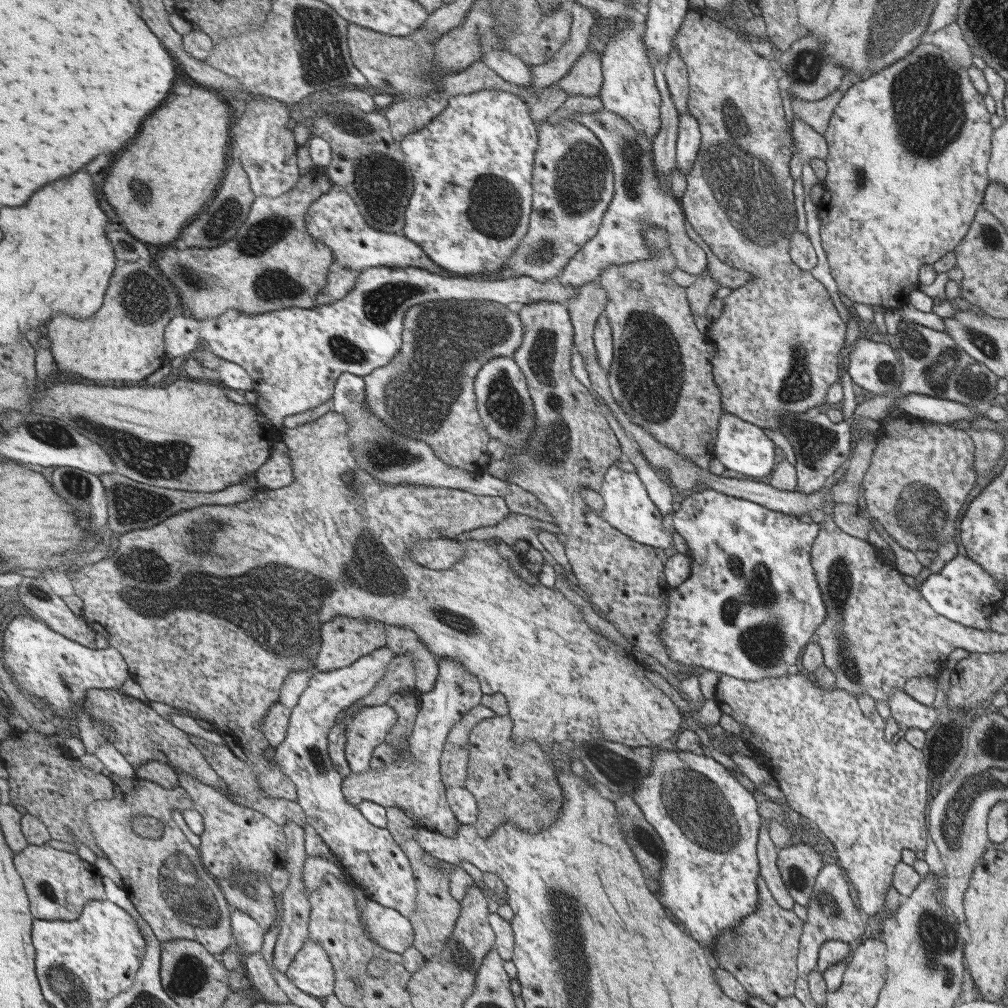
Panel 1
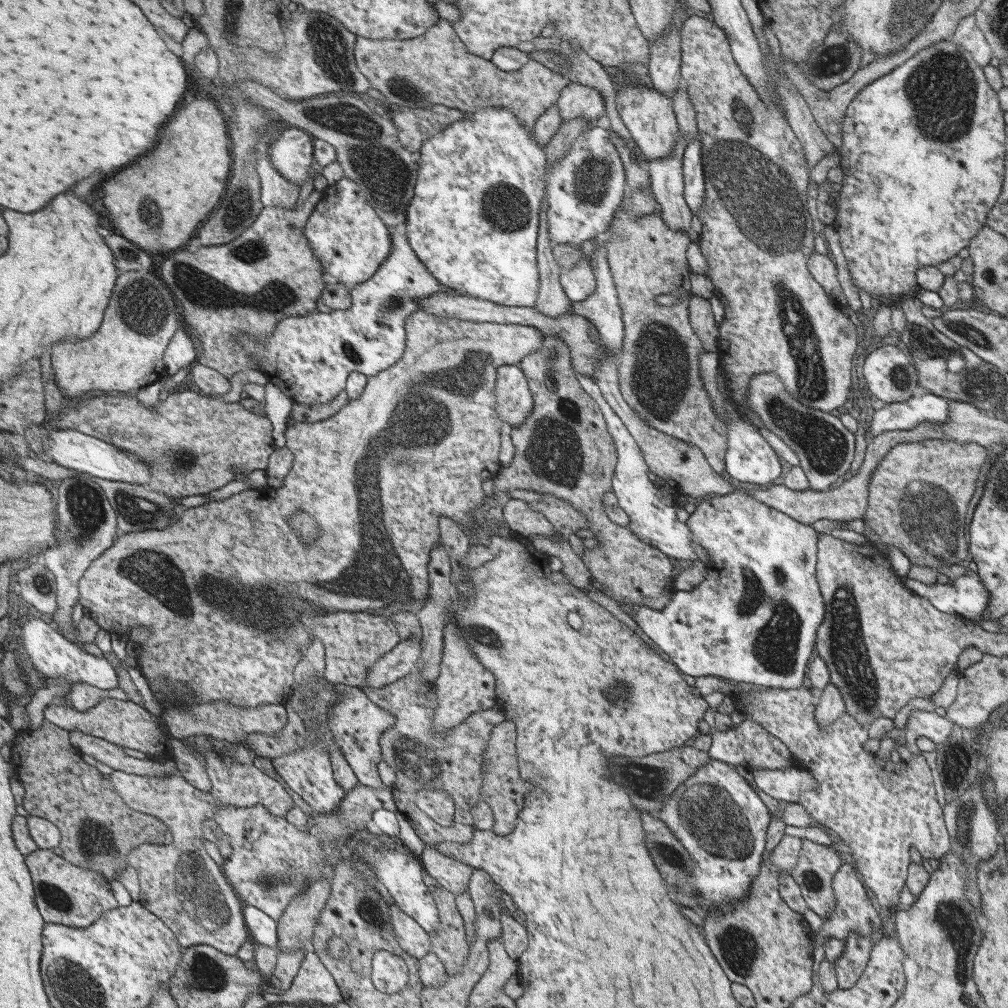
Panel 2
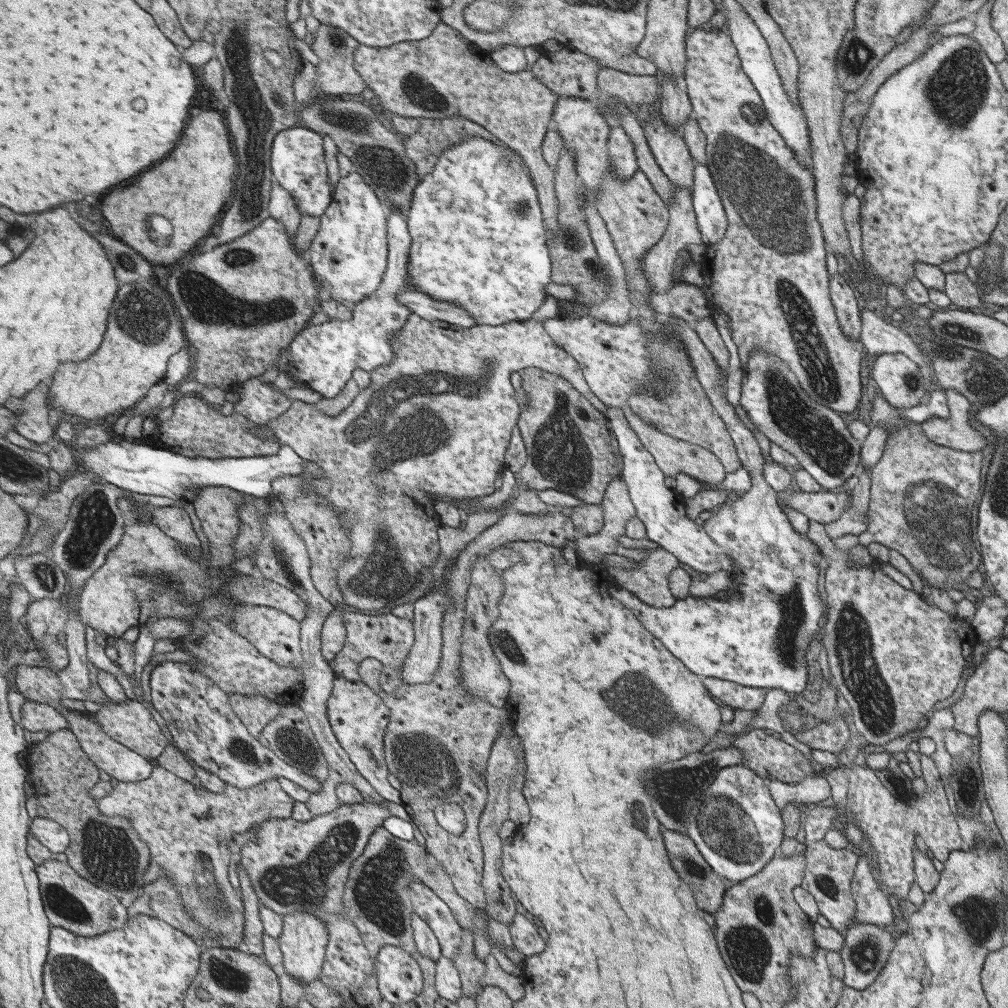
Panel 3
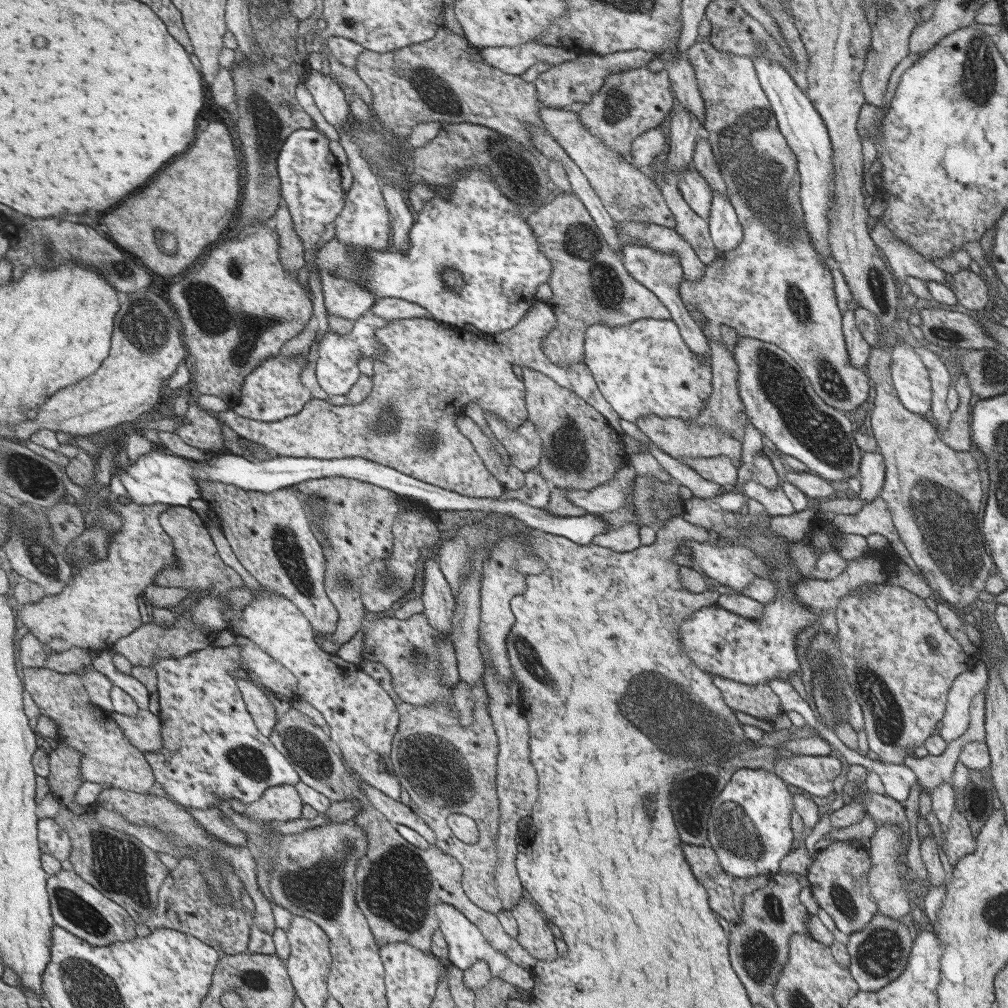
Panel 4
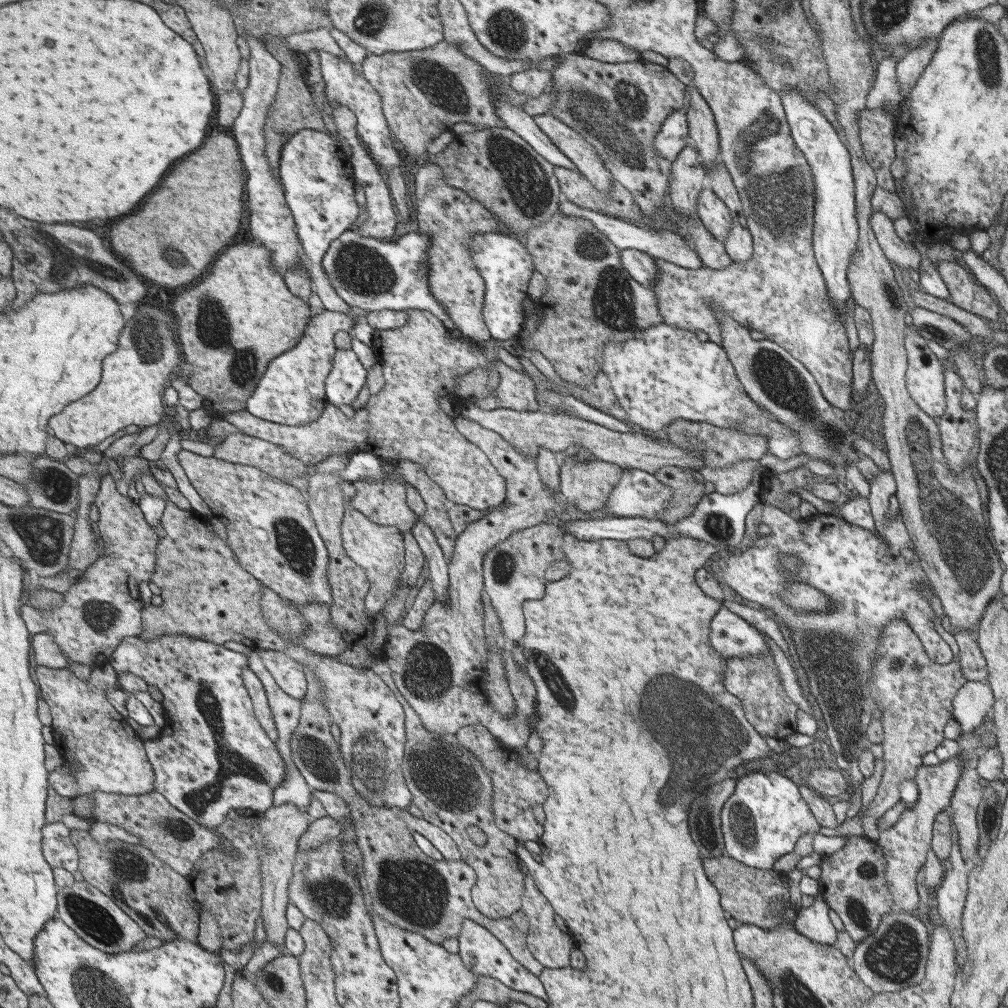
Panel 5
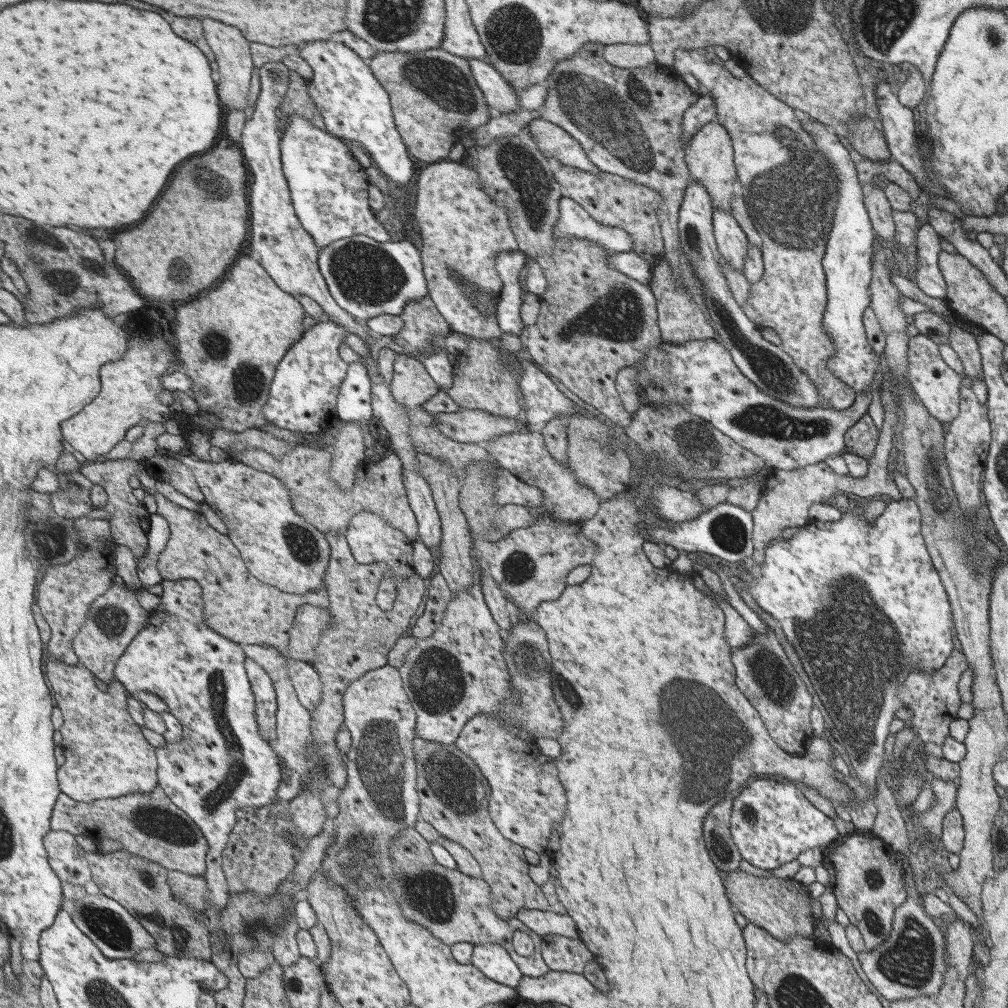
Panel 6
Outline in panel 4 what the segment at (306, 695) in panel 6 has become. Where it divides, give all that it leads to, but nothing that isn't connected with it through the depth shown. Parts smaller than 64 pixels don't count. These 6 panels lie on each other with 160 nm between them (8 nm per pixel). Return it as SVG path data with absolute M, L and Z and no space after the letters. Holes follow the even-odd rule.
M234 636L233 645L242 646L242 668L254 672L263 682L277 694L297 699L297 678L281 661L273 658L255 642L243 636Z

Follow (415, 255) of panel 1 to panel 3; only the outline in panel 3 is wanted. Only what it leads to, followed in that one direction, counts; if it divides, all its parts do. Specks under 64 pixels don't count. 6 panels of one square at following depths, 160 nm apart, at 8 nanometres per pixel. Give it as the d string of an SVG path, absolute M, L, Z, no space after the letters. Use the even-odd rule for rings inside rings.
M355 170L341 178L335 185L332 205L323 218L319 230L311 242L308 253L311 268L320 285L324 286L332 298L346 304L363 302L380 287L389 264L388 218L389 211L380 201L372 185Z

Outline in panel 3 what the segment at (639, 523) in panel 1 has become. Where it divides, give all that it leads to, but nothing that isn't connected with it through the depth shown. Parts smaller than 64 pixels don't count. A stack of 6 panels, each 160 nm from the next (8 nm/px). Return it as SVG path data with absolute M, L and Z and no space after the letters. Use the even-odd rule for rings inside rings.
M606 406L605 416L612 423L613 434L616 434L617 450L621 453L621 479L626 482L629 498L635 509L635 517L643 523L646 538L656 542L663 550L669 551L683 564L698 573L711 575L720 571L717 554L722 550L708 534L686 516L683 497L663 483L665 475L655 464L655 459L645 450L641 441L628 425L624 414L619 408Z

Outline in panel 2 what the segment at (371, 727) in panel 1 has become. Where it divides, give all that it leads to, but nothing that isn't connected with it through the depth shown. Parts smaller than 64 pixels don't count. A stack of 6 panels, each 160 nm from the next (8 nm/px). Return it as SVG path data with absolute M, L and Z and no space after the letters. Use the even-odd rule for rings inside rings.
M346 684L335 685L339 687L343 698L337 706L333 706L332 713L328 714L326 721L327 727L333 734L334 745L341 750L361 785L385 789L385 784L383 784L383 780L377 772L377 766L381 762L379 740L381 740L381 734L385 730L395 726L396 716L393 712L385 711L385 708L381 708L375 702L372 702L363 689Z

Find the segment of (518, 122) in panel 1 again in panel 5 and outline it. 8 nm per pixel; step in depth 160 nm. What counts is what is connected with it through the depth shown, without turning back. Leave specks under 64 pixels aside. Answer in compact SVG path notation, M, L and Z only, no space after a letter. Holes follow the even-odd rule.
M503 228L498 232L476 234L472 238L472 260L485 283L483 315L489 334L493 339L509 340L521 332L527 282L534 264L531 264L529 254L517 240L511 236L501 236L501 233L505 233ZM349 231L332 242L322 265L338 295L363 314L375 310L426 310L436 315L445 326L455 329L444 307L429 293L426 251L430 242L428 234L419 231L408 232L393 245Z

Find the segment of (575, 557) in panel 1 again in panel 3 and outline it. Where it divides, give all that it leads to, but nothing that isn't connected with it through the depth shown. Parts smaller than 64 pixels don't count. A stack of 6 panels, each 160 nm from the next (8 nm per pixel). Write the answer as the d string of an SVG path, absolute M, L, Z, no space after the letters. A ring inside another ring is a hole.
M439 22L432 30L431 36L421 41L401 42L385 48L361 44L356 50L356 69L365 79L368 88L376 94L376 101L380 107L387 106L393 112L401 112L401 116L417 120L443 119L458 115L488 130L497 142L517 152L521 160L524 160L523 165L527 167L527 173L531 176L531 185L536 191L545 236L552 238L553 233L559 230L559 202L556 199L554 171L543 161L540 150L543 134L551 125L552 114L559 97L556 92L545 87L540 80L535 80L529 74L529 69L505 73L496 66L486 52L480 50L476 43L469 42L458 30L444 22ZM519 78L521 78L521 102L519 100L515 102L513 100L487 100L487 98L497 98L493 96L495 90L501 90L501 92L505 90L505 94L519 94ZM537 367L521 369L518 373L523 383L524 394L527 395L527 404L521 411L516 426L521 433L527 459L520 472L515 473L516 480L523 481L536 491L558 490L576 496L585 503L599 504L607 484L615 476L619 476L619 470L622 469L617 448L609 446L613 438L609 432L609 424L605 420L606 416L601 414L601 411L594 410L588 399L585 399L571 383L555 374ZM661 547L645 549L649 556L635 569L613 566L606 574L613 586L627 590L643 604L651 607L671 607L677 600L668 587L668 578L678 568L676 555Z

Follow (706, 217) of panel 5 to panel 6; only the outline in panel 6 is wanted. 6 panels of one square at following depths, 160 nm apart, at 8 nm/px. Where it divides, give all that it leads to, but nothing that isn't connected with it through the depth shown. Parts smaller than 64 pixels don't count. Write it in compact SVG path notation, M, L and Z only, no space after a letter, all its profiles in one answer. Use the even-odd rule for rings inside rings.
M720 208L712 209L712 230L722 259L735 270L742 273L744 258L748 253L748 242L735 218Z

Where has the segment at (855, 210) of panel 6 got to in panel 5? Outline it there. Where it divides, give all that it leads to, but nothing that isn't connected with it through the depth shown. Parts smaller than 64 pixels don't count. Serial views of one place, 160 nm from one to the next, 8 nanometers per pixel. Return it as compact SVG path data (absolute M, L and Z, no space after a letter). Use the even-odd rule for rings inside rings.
M785 89L777 94L781 102L785 102L785 118L789 118L789 130L793 130L793 142L797 142L797 150L809 158L808 168L813 182L817 182L817 226L813 226L813 246L817 246L817 262L821 262L821 270L825 270L825 278L829 278L829 290L833 290L837 314L843 314L845 301L852 297L847 282L847 267L858 239L849 154L831 124L813 106L809 106L799 92Z

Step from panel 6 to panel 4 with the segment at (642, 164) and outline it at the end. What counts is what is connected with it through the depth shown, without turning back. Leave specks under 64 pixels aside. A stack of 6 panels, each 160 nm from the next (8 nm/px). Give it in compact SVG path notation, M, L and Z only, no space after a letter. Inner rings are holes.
M643 66L607 75L588 104L574 107L585 129L612 148L613 152L617 152L617 155L625 158L625 155L631 154L631 145L635 139L649 128L656 128L659 120L671 113L671 94L667 90L669 82L663 73L663 70L650 72Z

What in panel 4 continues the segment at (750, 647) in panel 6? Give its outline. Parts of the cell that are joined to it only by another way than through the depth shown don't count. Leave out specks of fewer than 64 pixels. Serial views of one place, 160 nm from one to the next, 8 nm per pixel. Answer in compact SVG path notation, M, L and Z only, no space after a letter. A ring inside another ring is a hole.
M712 675L712 682L721 691L724 702L737 712L764 721L773 719L781 712L779 700L775 693L769 690L767 683L746 685L719 675Z

